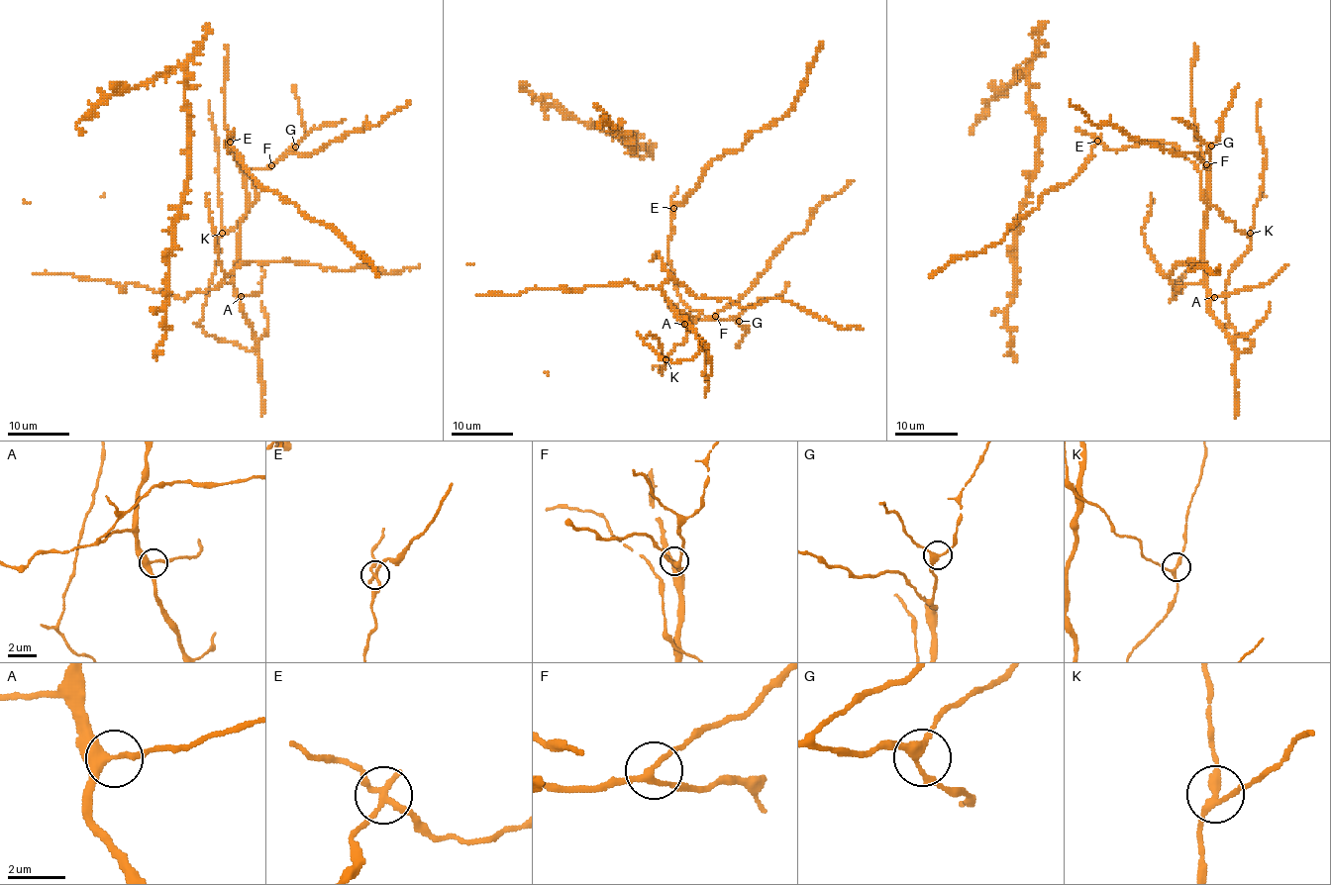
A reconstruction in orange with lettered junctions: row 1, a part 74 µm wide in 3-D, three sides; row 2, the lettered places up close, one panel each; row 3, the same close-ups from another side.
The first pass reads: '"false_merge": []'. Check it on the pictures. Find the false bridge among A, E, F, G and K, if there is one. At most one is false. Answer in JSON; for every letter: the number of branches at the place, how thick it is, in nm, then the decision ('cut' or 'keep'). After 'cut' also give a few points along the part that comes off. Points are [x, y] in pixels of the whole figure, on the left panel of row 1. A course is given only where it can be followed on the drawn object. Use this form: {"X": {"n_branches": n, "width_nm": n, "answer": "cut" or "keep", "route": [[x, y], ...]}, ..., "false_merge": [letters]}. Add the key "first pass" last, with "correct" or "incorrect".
{"A": {"n_branches": 3, "width_nm": 240, "answer": "keep"}, "E": {"n_branches": 3, "width_nm": 200, "answer": "cut", "route": [[230, 142], [246, 169], [259, 185], [276, 191], [310, 219], [329, 225], [368, 262], [378, 277]]}, "F": {"n_branches": 3, "width_nm": 220, "answer": "keep"}, "G": {"n_branches": 3, "width_nm": 280, "answer": "keep"}, "K": {"n_branches": 3, "width_nm": 220, "answer": "keep"}, "false_merge": ["E"], "first pass": "incorrect"}

